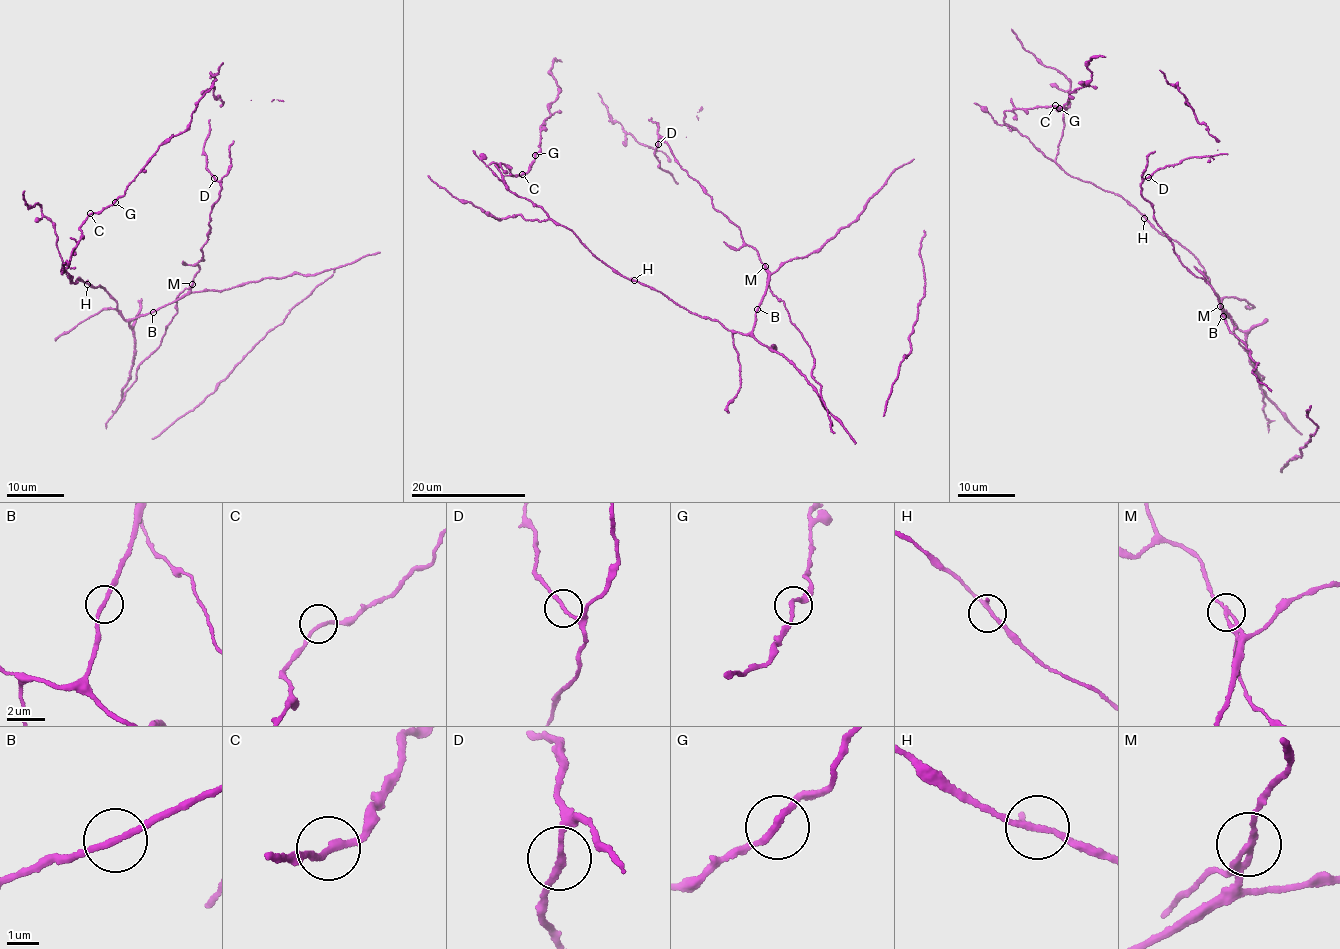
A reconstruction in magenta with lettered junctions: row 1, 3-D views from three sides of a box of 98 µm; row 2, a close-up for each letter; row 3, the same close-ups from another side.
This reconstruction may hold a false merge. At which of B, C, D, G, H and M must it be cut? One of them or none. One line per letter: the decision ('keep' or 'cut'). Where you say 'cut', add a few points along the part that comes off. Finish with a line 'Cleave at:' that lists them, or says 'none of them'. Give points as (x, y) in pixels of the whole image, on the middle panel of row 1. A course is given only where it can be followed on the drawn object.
B: keep
C: keep
D: keep
G: keep
H: keep
M: cut; foreign part runs (765, 265), (770, 290), (783, 301), (791, 322), (810, 347), (812, 375), (821, 385), (821, 399), (834, 433)
Cleave at: M

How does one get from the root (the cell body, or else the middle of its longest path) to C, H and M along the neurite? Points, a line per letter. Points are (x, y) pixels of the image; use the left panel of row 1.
C: (113, 298), (99, 285), (91, 287), (78, 278), (74, 282), (62, 271), (69, 266), (81, 224), (90, 213)
H: (113, 298), (99, 285), (87, 284)
M: (113, 298), (121, 316), (126, 319), (134, 318), (176, 300), (190, 290), (193, 283)

